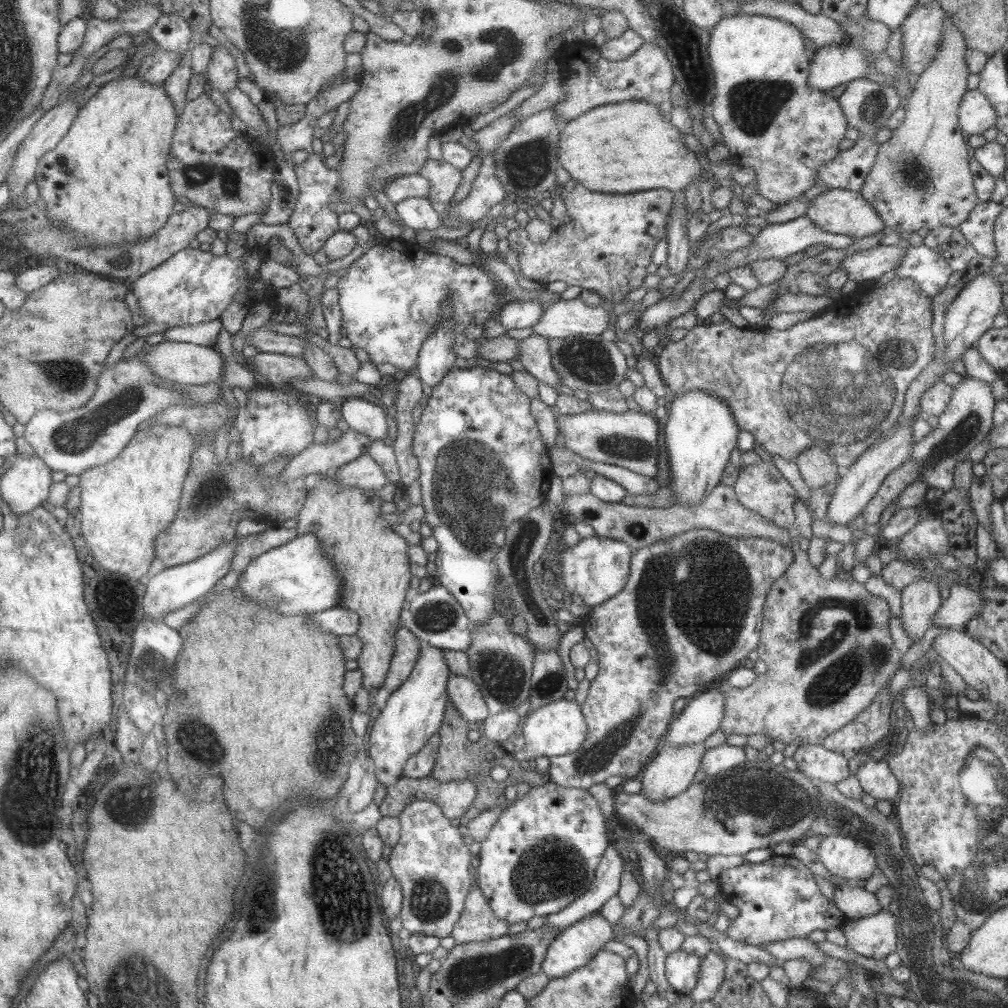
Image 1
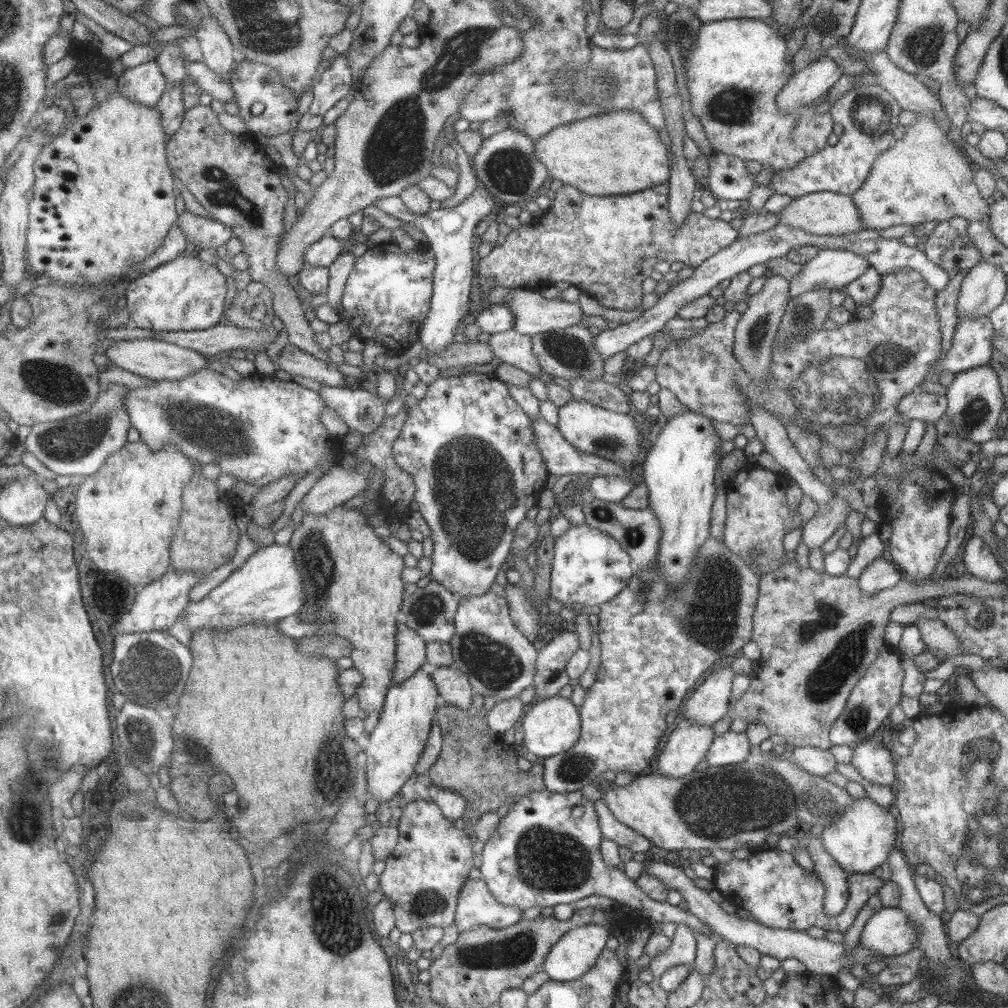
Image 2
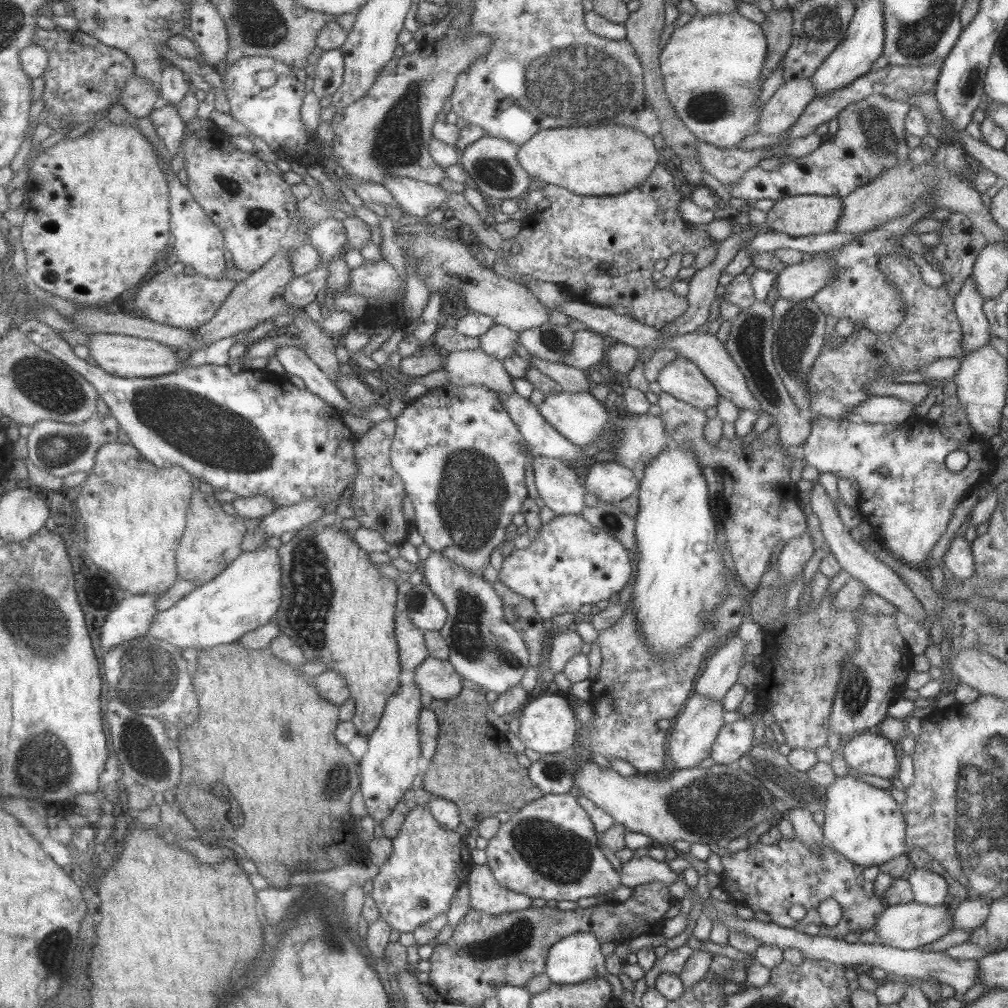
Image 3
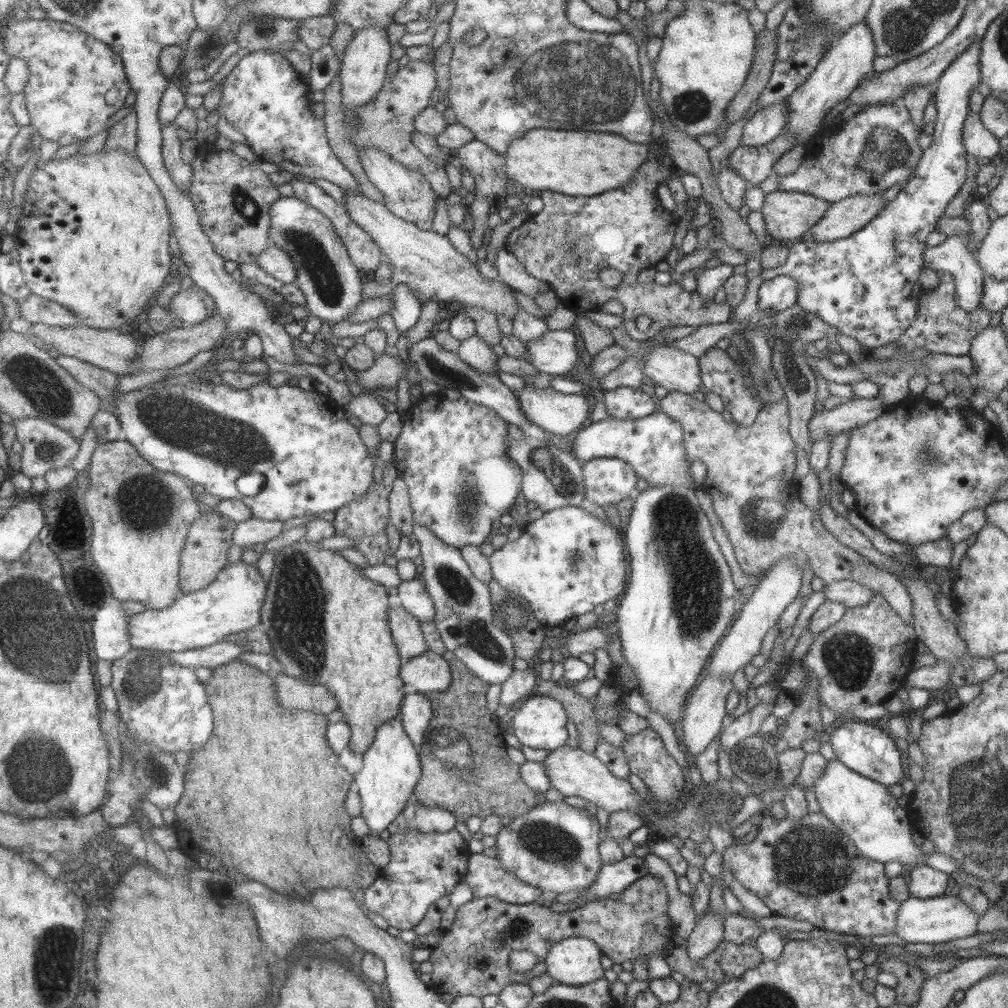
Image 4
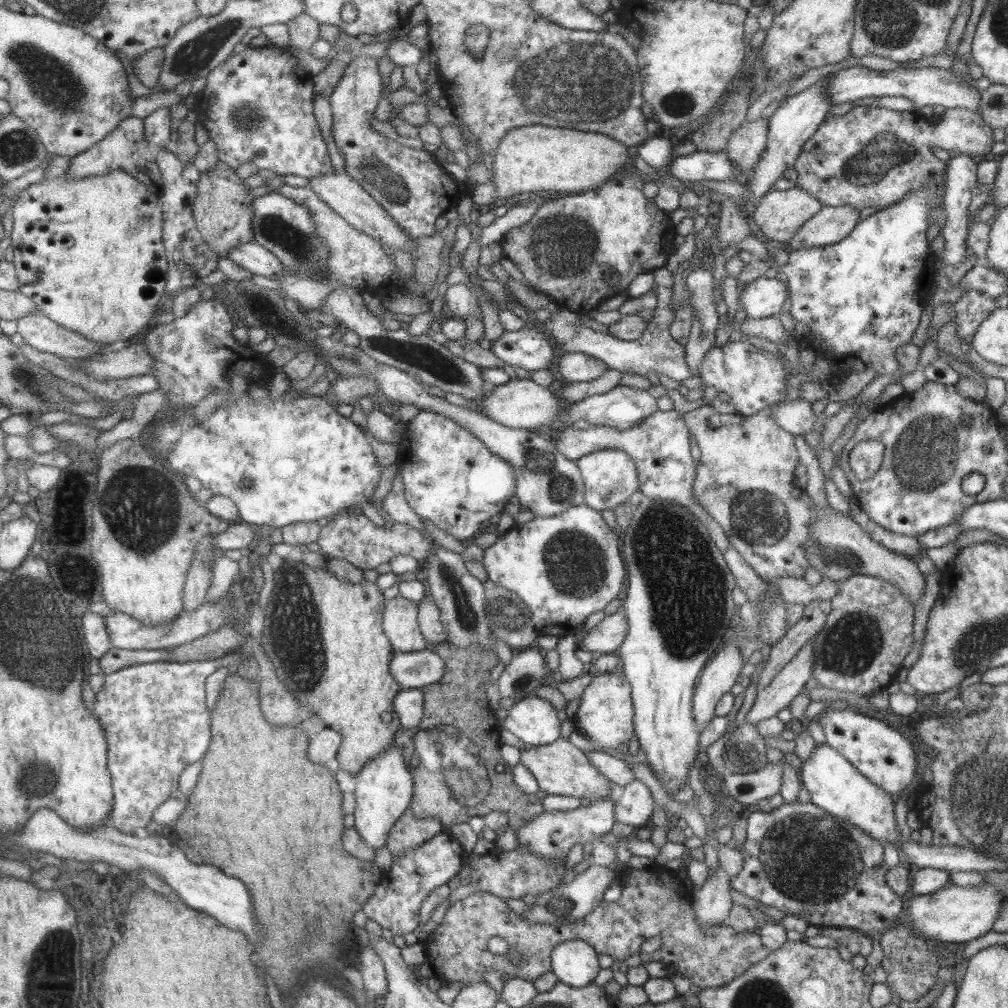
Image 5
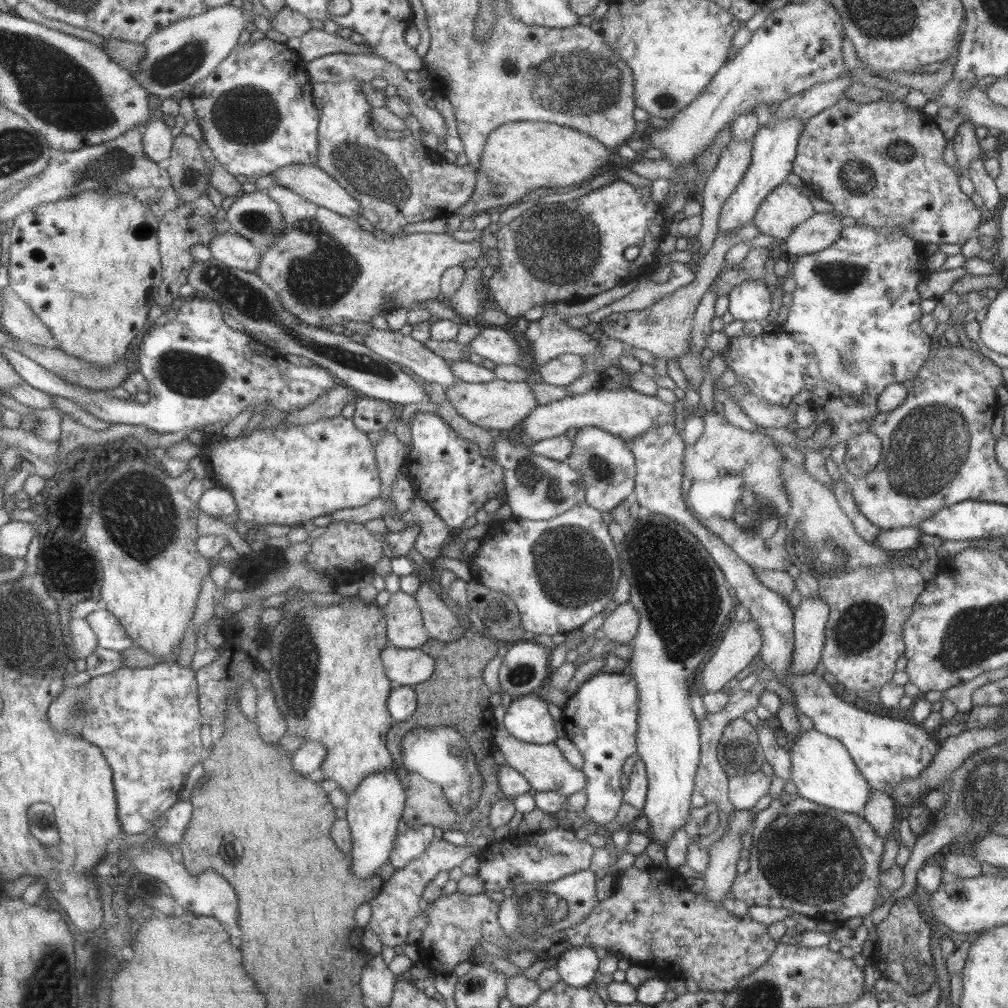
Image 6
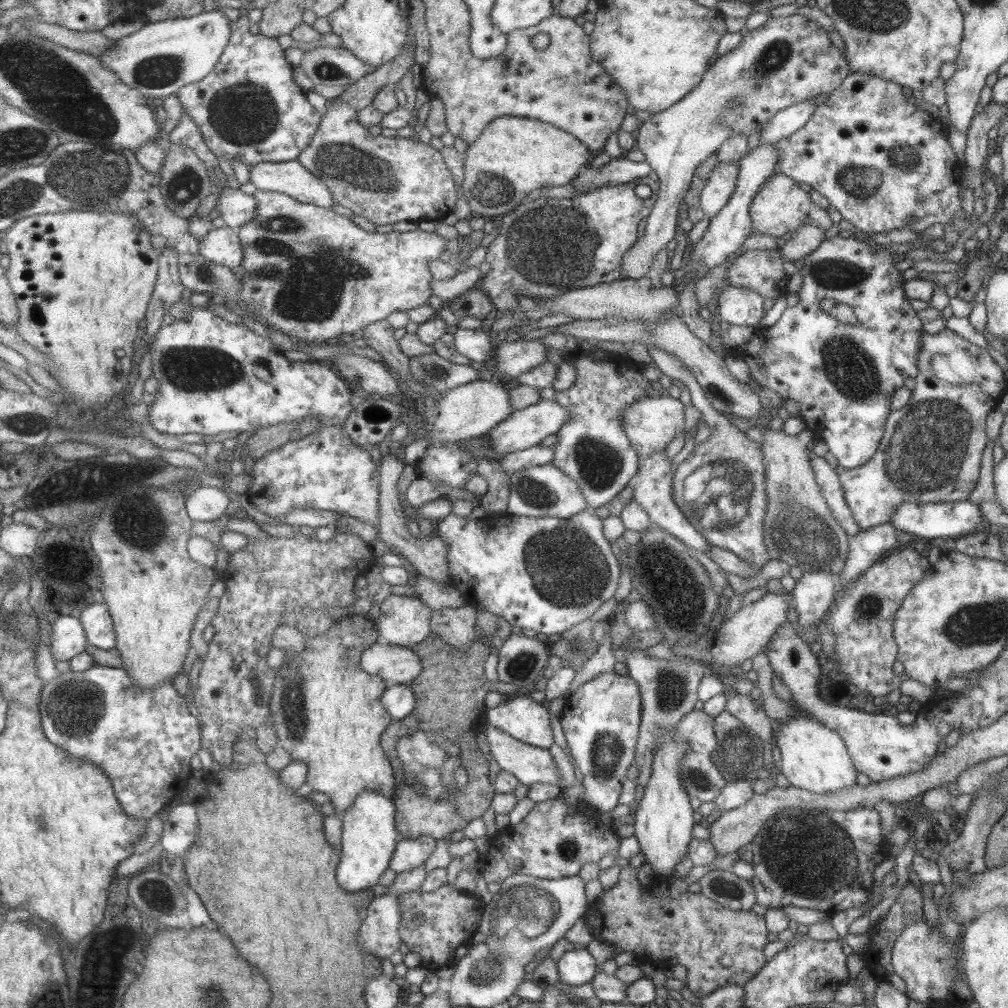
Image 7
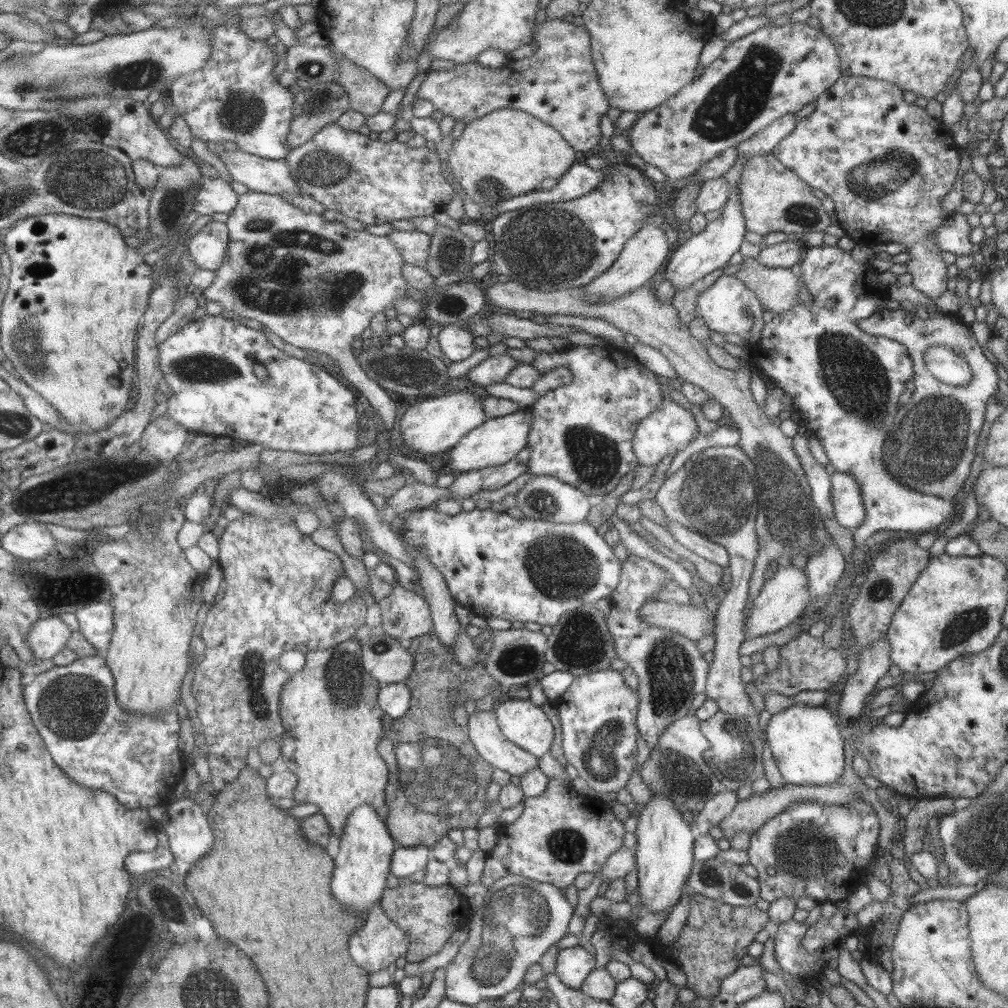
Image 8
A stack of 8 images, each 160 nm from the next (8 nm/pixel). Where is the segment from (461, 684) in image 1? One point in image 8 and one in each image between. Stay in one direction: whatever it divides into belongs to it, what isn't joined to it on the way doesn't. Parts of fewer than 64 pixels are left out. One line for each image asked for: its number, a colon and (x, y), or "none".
2: (452, 685)
3: (435, 678)
4: (427, 672)
5: (411, 670)
6: (403, 667)
7: (394, 664)
8: (386, 660)

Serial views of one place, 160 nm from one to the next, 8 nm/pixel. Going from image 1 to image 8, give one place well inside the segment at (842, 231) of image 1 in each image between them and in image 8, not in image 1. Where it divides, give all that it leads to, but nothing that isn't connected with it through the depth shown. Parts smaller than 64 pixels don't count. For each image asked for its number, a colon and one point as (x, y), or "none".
2: (822, 213)
3: (807, 214)
4: (787, 215)
5: (778, 214)
6: (784, 208)
7: (779, 206)
8: (773, 199)

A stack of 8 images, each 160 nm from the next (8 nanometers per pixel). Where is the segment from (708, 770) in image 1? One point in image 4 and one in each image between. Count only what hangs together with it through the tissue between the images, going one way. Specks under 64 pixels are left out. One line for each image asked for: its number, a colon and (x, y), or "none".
2: (730, 747)
3: (734, 739)
4: (747, 724)

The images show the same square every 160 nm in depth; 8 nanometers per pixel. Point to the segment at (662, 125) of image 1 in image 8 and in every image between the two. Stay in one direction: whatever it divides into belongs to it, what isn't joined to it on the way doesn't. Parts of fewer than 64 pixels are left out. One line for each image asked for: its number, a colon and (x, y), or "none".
2: (618, 153)
3: (604, 160)
4: (577, 164)
5: (533, 158)
6: (518, 157)
7: (512, 156)
8: (505, 153)

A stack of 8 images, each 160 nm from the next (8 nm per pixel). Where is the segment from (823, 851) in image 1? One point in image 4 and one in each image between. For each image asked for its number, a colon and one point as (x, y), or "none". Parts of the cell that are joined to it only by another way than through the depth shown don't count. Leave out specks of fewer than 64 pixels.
2: (860, 840)
3: (863, 823)
4: (864, 810)

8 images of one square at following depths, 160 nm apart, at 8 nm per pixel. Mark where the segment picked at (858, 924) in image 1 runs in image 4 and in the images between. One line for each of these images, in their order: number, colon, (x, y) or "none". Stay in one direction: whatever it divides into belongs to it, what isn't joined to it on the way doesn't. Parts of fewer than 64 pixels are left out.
2: (888, 931)
3: (907, 925)
4: (939, 919)

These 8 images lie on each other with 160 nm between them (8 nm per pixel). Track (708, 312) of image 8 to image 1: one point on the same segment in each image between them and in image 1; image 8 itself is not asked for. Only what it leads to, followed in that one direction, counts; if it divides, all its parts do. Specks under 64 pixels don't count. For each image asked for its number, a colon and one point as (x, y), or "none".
1: (871, 263)
2: (830, 268)
3: (798, 282)
4: (779, 293)
5: (764, 297)
6: (747, 301)
7: (735, 305)

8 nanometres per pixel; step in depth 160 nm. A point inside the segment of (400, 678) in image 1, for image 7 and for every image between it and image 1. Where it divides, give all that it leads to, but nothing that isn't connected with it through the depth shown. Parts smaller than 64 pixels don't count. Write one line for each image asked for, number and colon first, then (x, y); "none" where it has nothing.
2: (410, 652)
3: (412, 651)
4: (405, 631)
5: (398, 621)
6: (404, 628)
7: (403, 620)

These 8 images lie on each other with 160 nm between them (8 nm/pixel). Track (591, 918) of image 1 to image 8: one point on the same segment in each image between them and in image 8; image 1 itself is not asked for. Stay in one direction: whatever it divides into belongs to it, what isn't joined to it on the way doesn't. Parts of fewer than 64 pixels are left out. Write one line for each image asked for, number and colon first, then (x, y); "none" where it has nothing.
2: (576, 951)
3: (576, 958)
4: (574, 961)
5: (574, 962)
6: (576, 965)
7: (575, 967)
8: (573, 963)

